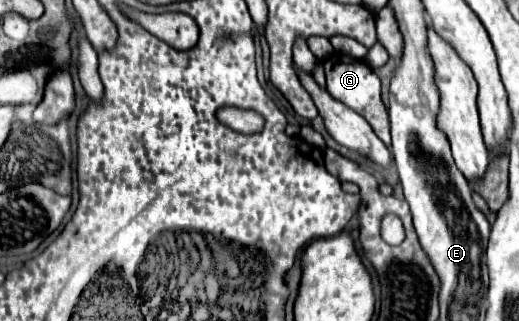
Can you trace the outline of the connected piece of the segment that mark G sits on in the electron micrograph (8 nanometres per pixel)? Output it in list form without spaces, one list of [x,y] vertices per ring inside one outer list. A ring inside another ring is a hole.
[[[330,55],[328,59],[322,61],[324,73],[326,73],[326,89],[328,93],[366,117],[366,121],[372,125],[374,133],[382,139],[386,147],[390,147],[390,129],[388,129],[388,111],[386,105],[380,97],[380,77],[372,71],[370,65],[366,65],[360,59],[352,59],[348,55]]]

